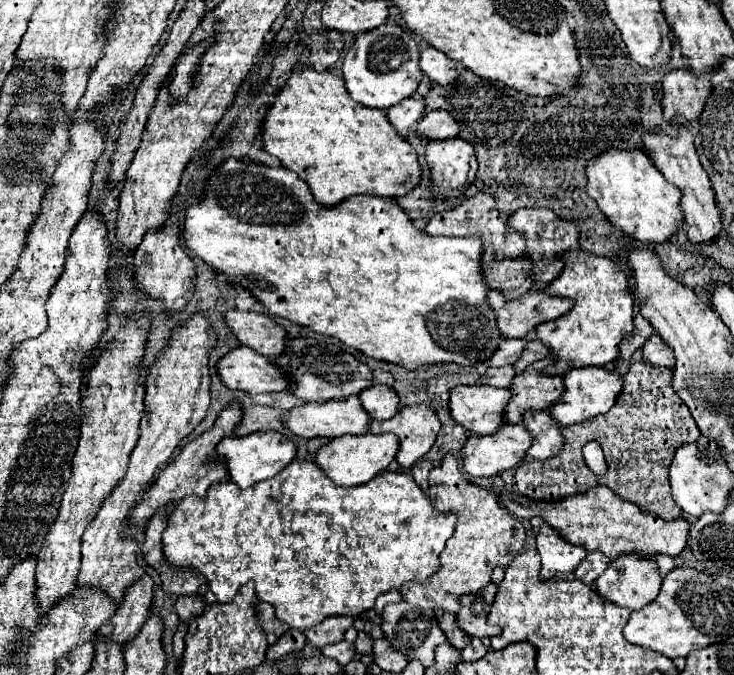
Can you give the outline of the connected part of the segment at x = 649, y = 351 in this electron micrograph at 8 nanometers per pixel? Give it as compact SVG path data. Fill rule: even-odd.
M653 333L647 343L643 345L643 357L647 361L651 361L651 365L659 365L659 367L667 367L667 369L673 369L673 351L671 347L657 335Z

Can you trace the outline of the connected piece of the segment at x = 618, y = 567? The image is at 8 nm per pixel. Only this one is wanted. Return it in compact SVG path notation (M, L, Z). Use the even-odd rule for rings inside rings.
M617 557L595 581L595 585L601 597L611 599L611 603L619 607L635 611L655 601L661 581L663 579L655 561L639 561L639 557Z

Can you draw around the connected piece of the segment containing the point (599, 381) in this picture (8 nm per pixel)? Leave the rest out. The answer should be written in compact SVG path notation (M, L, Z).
M607 367L571 369L571 371L567 371L567 375L565 375L565 393L563 393L563 397L551 407L551 415L555 415L555 421L557 421L561 427L587 421L587 419L591 419L591 417L595 417L595 415L607 413L607 411L615 405L621 389L623 389L623 381L621 381L621 375L619 375L617 369L607 369Z

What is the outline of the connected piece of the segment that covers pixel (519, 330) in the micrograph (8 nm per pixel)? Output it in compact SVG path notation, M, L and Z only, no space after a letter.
M533 287L519 299L507 299L501 291L493 289L487 293L489 305L495 309L499 331L503 337L527 337L537 325L551 321L567 313L575 301L563 297L551 297L539 287Z

